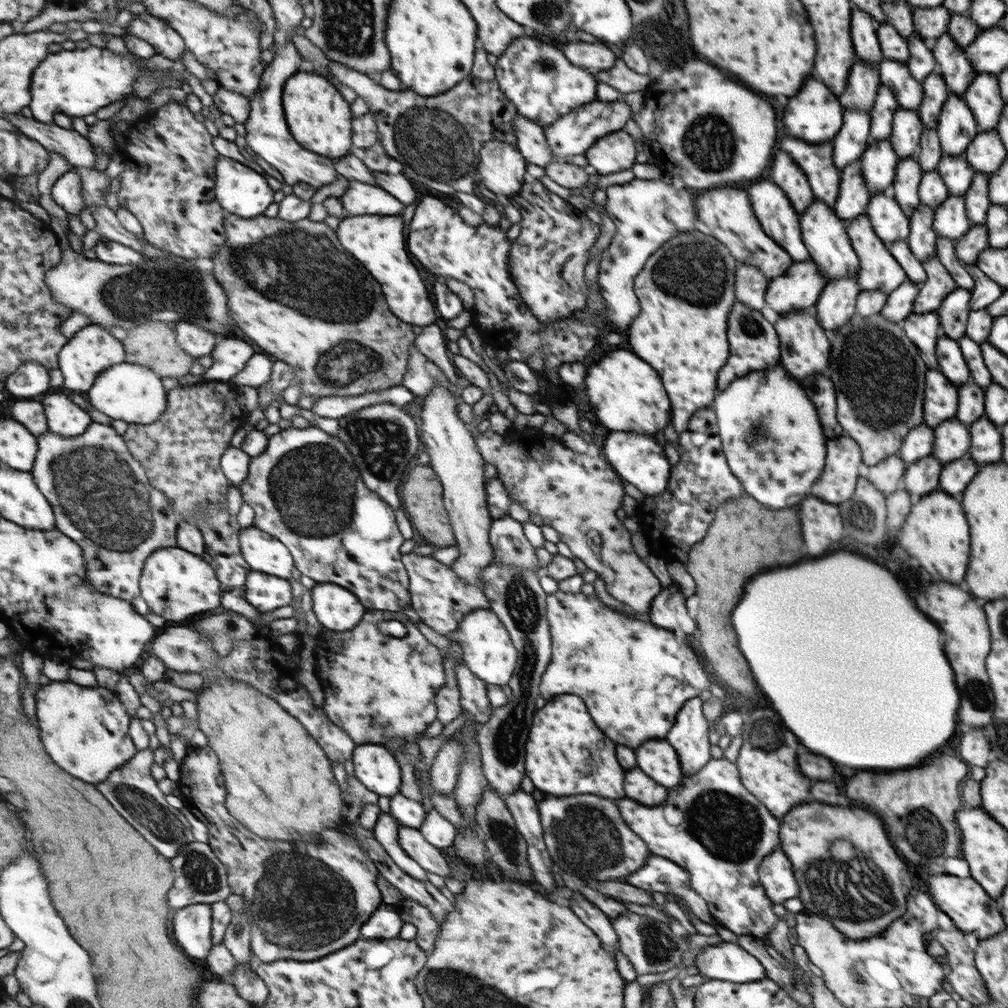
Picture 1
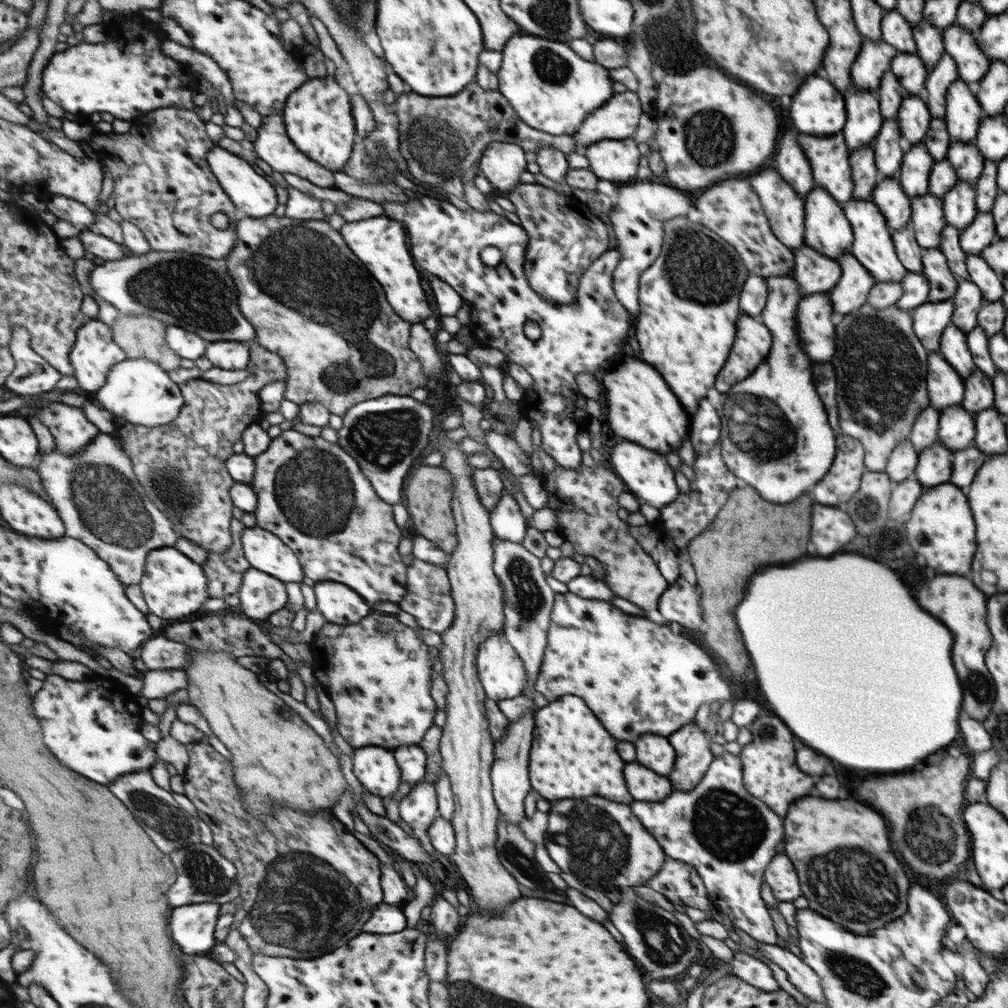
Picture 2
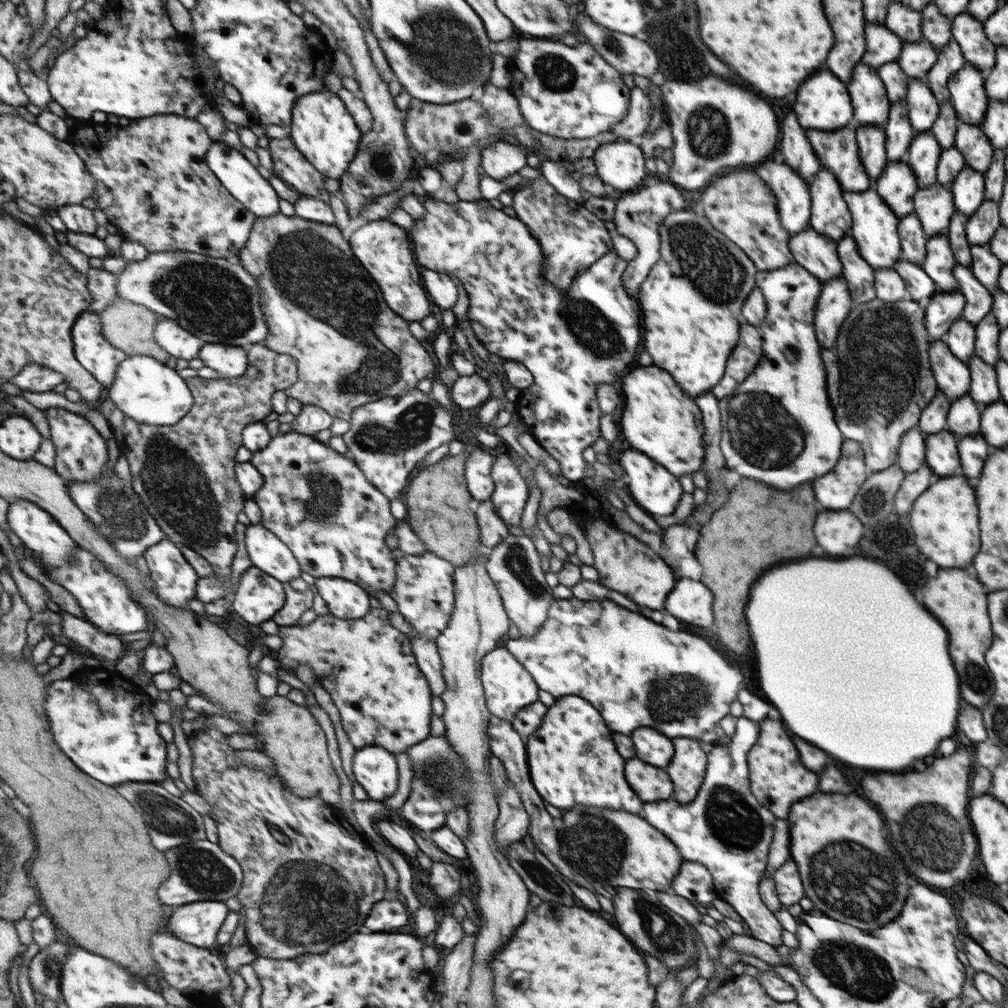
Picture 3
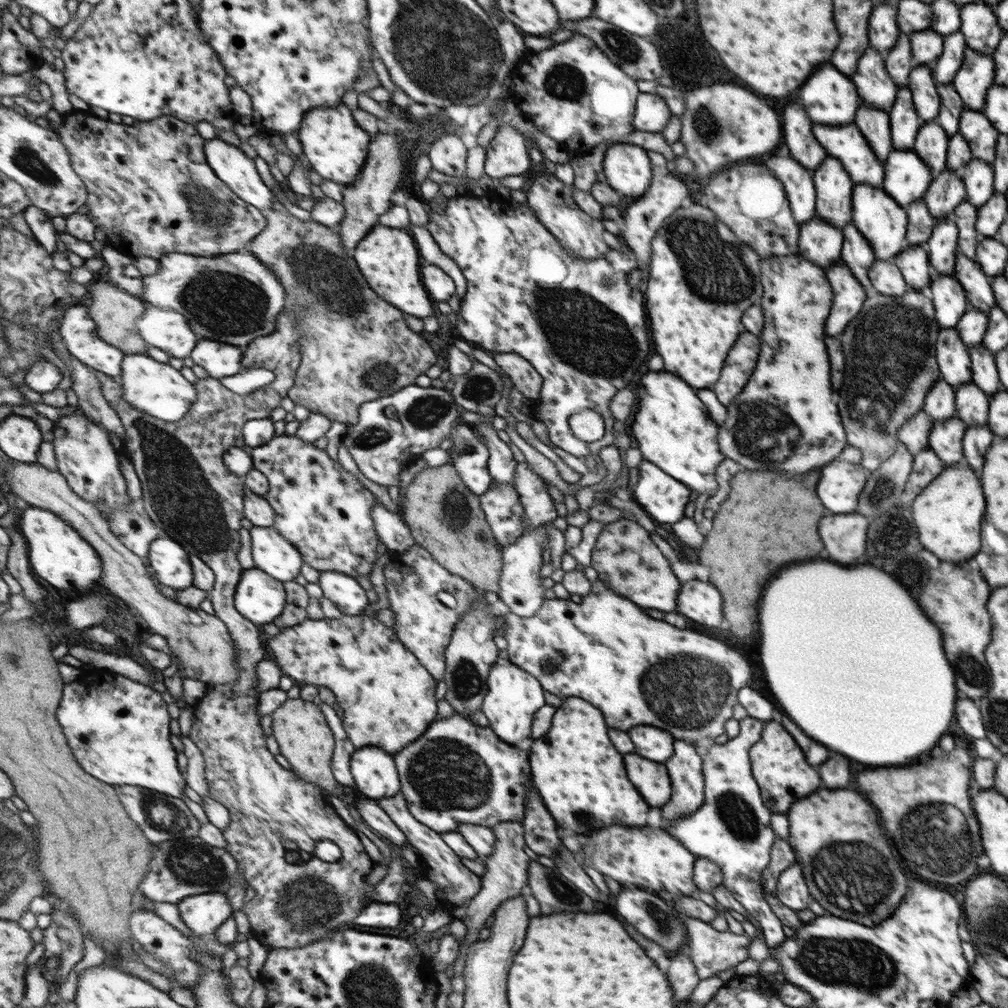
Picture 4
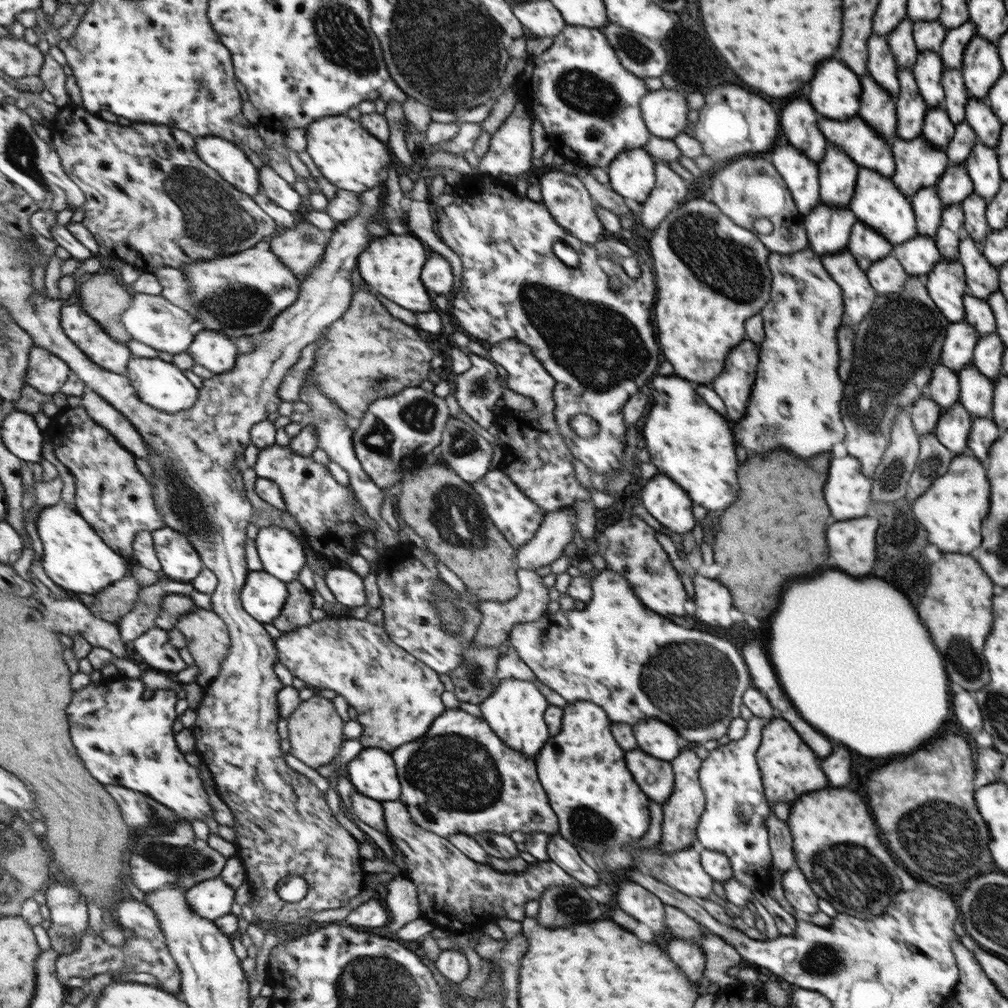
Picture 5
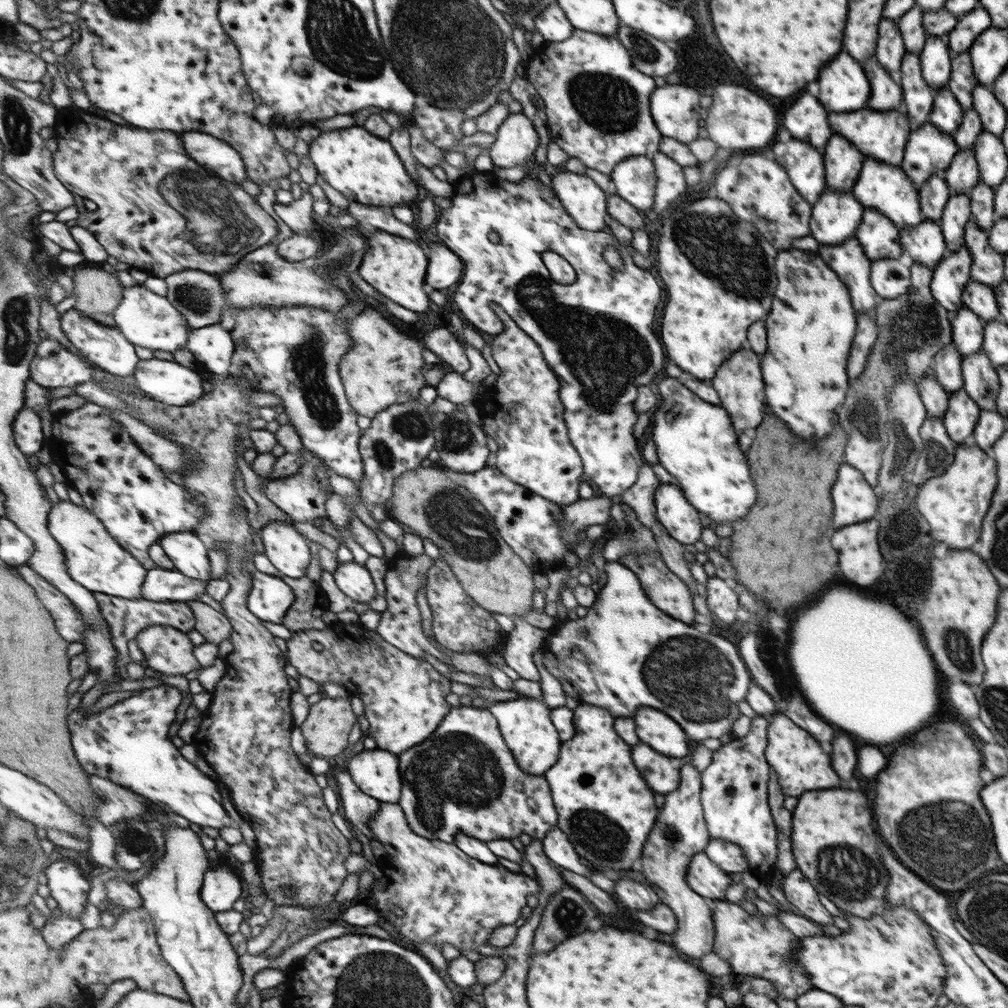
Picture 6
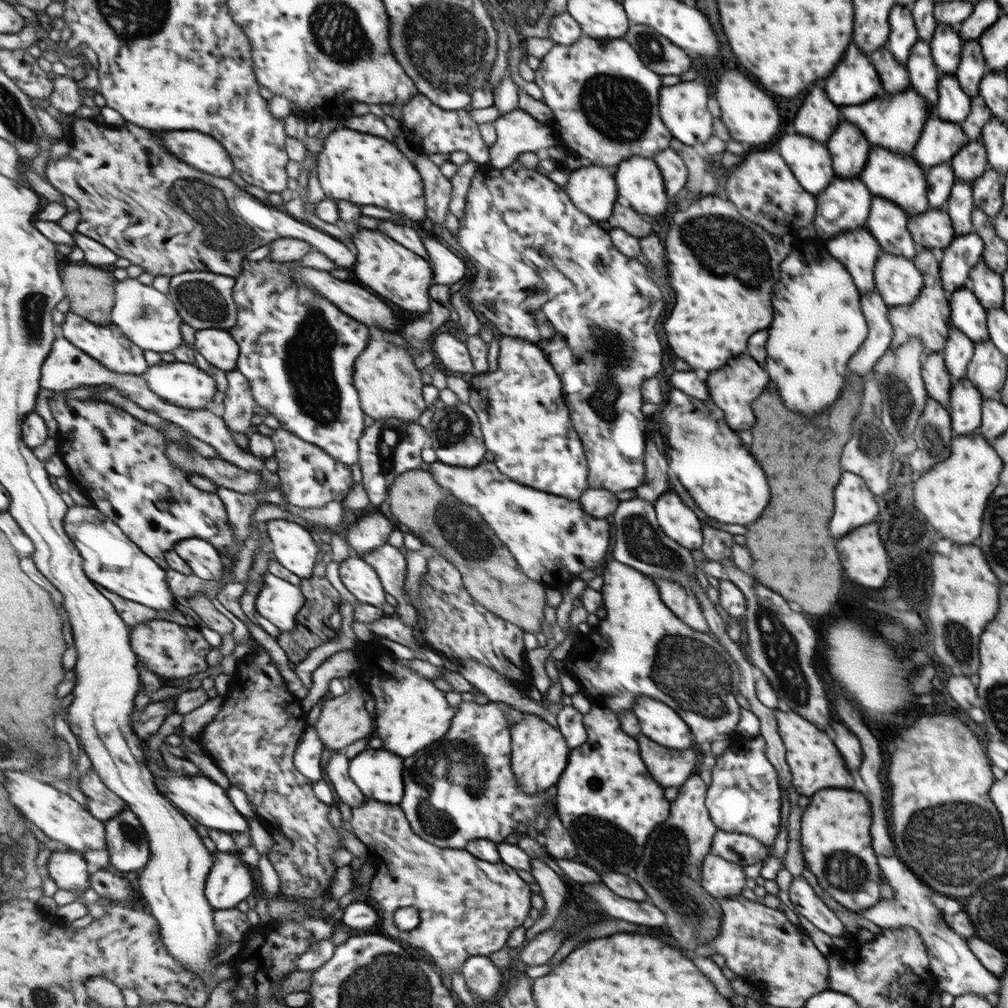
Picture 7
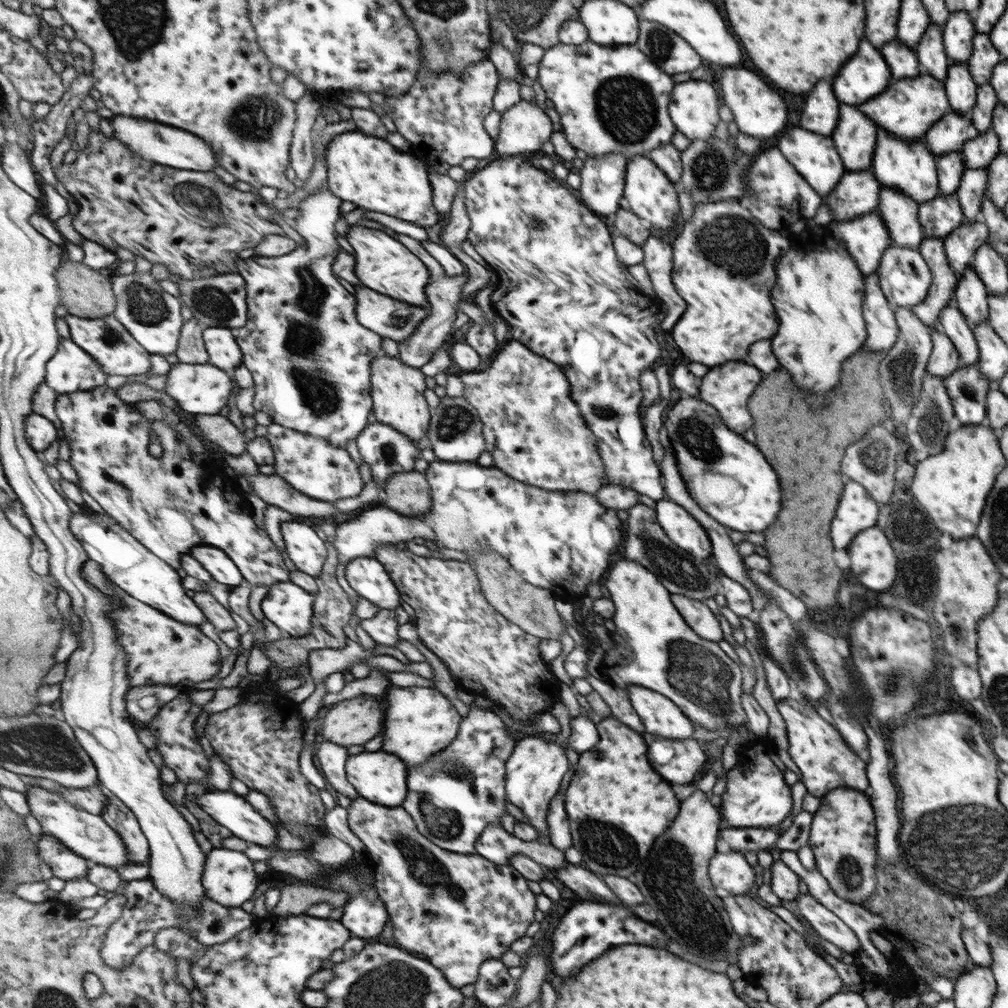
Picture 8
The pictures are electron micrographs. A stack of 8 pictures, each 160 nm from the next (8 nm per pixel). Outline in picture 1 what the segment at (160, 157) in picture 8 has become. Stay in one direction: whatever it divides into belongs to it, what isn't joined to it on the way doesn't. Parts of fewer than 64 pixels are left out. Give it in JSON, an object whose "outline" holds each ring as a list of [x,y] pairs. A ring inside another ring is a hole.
{"outline":[[[219,155],[216,160],[216,194],[218,201],[227,210],[246,219],[263,215],[263,212],[275,202],[275,190],[269,186],[267,178],[259,172],[233,158]]]}

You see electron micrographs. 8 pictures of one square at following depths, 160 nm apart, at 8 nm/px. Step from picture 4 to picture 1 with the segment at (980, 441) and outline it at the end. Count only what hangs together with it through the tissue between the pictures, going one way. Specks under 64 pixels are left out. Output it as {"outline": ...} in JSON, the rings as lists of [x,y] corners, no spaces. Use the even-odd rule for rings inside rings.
{"outline":[[[967,455],[948,462],[941,469],[937,490],[949,493],[955,499],[959,498],[975,476],[977,468],[979,466]]]}

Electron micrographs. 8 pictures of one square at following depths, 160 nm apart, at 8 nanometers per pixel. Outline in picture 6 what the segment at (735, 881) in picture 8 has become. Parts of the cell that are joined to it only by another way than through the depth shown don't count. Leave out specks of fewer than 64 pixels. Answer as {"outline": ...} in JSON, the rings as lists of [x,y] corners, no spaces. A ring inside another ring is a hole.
{"outline":[[[698,852],[691,858],[687,868],[686,883],[699,896],[723,901],[723,894],[731,884],[731,878],[717,867],[704,852]]]}

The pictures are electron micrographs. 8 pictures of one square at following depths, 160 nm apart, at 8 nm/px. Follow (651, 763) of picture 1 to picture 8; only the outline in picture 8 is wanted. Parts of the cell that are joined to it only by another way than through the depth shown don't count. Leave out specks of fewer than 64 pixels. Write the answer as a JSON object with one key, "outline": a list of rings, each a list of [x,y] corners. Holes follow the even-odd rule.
{"outline":[[[627,686],[627,694],[647,732],[663,738],[683,740],[693,734],[689,718],[685,718],[683,712],[669,698],[641,686]]]}

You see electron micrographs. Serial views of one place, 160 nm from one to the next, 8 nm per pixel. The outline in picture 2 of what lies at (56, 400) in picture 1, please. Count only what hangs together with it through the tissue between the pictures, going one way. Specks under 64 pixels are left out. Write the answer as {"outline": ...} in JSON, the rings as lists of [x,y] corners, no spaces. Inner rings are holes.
{"outline":[[[47,402],[47,408],[41,408],[41,422],[53,432],[56,448],[65,456],[74,456],[86,446],[94,443],[100,435],[93,421],[87,418],[82,408],[75,408],[61,402]]]}

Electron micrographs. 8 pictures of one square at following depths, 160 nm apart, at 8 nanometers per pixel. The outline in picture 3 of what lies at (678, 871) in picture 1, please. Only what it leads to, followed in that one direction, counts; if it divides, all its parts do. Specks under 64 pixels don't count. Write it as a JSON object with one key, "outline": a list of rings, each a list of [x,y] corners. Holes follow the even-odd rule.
{"outline":[[[687,860],[682,861],[679,873],[671,881],[670,890],[678,897],[705,906],[716,898],[711,876],[705,866]]]}

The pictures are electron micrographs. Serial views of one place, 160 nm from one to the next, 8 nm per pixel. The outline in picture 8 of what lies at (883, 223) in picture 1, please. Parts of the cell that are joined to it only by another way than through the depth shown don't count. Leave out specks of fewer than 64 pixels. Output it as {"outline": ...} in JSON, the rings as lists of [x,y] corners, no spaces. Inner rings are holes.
{"outline":[[[950,110],[929,128],[923,140],[928,149],[939,156],[946,152],[959,152],[966,140],[974,139],[977,135],[968,114]]]}

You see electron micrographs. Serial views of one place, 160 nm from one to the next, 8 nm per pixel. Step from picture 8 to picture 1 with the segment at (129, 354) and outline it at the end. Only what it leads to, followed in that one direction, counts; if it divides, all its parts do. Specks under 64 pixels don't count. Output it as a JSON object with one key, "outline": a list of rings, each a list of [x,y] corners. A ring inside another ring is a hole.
{"outline":[[[91,324],[83,328],[77,334],[74,334],[69,343],[62,348],[59,362],[60,368],[65,375],[65,384],[71,390],[89,390],[95,384],[95,381],[108,368],[121,364],[127,360],[127,351],[125,345],[111,333],[110,328],[105,328],[97,324]]]}

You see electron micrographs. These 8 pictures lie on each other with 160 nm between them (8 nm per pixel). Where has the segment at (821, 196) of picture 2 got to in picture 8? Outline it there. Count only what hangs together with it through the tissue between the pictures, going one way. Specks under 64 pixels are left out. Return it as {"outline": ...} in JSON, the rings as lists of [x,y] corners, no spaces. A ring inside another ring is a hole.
{"outline":[[[839,104],[839,122],[831,136],[835,136],[835,144],[839,144],[836,151],[846,170],[862,171],[871,166],[873,148],[877,147],[875,130],[879,128],[855,106]]]}

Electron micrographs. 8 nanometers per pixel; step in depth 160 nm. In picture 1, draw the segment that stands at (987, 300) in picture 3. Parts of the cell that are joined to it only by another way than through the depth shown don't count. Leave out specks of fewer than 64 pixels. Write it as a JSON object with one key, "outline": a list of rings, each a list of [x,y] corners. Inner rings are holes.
{"outline":[[[953,289],[936,308],[937,320],[939,320],[940,335],[951,337],[956,341],[964,335],[967,316],[970,311],[968,302],[971,298],[969,289]]]}

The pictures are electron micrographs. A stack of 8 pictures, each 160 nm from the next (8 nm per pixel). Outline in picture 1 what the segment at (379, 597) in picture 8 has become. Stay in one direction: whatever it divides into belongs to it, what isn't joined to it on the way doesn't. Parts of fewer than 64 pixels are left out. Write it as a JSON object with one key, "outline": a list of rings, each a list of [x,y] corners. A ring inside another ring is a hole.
{"outline":[[[335,583],[316,584],[311,590],[311,597],[312,609],[322,630],[353,630],[368,610],[354,592]]]}

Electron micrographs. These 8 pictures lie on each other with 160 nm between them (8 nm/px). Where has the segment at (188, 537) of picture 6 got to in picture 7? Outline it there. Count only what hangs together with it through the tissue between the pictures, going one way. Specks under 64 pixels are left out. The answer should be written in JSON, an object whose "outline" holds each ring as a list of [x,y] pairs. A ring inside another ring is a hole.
{"outline":[[[191,538],[179,541],[175,552],[193,569],[193,572],[203,580],[219,580],[224,575],[224,560],[220,550],[207,540]]]}

